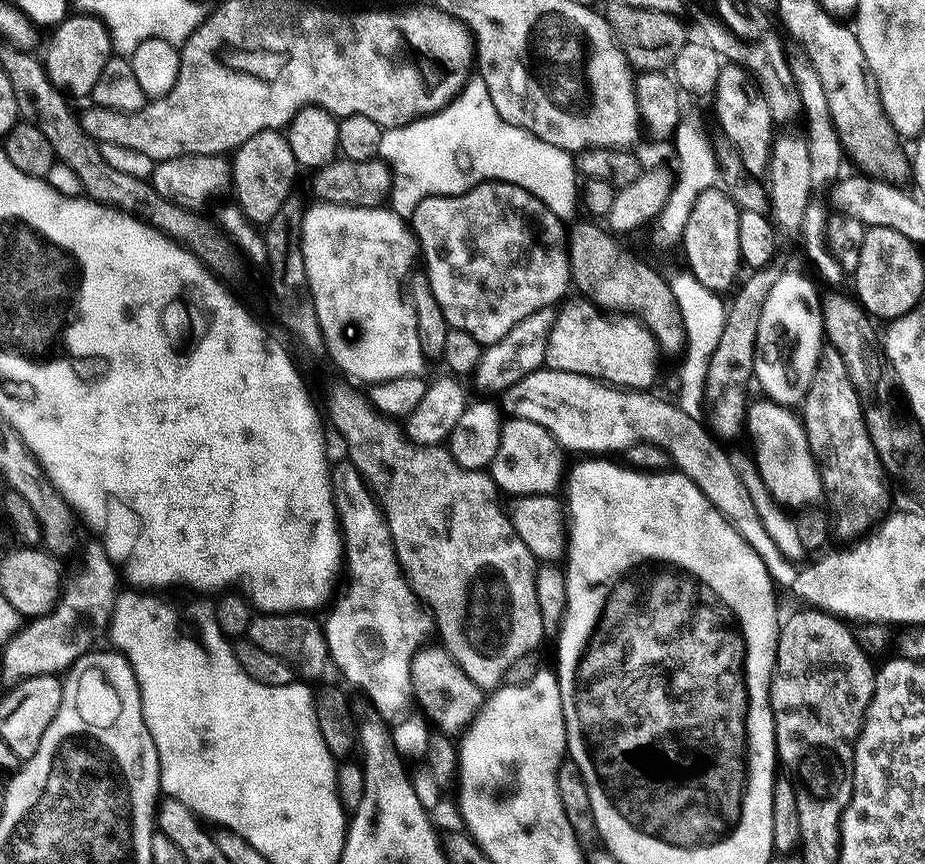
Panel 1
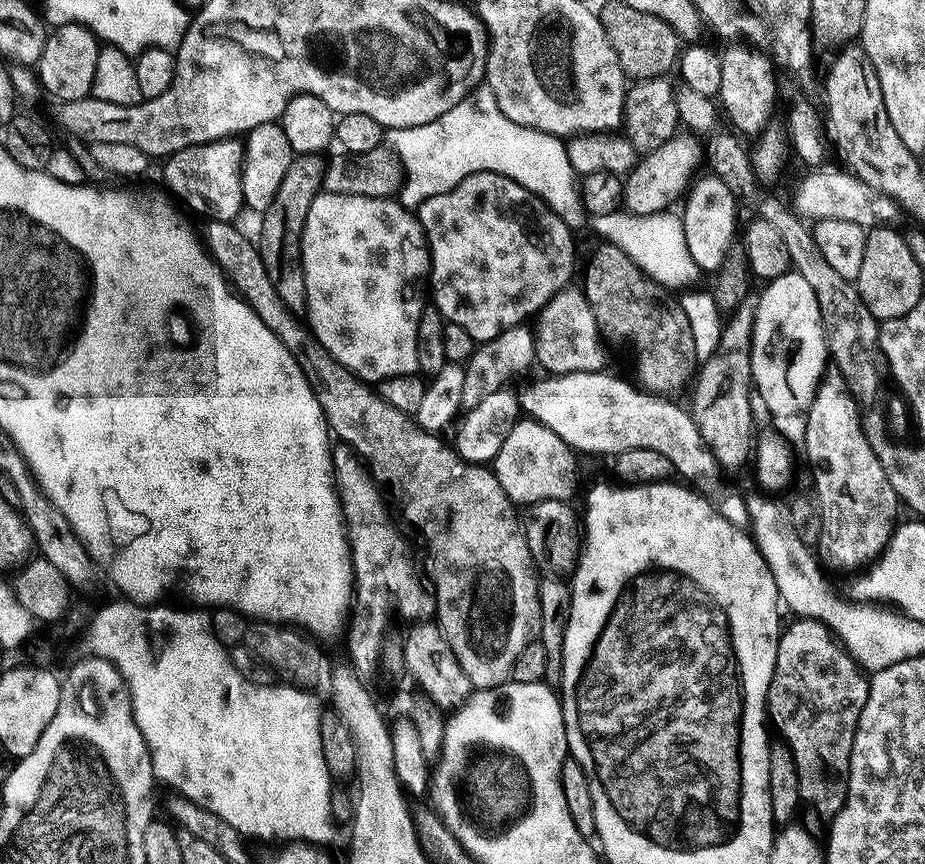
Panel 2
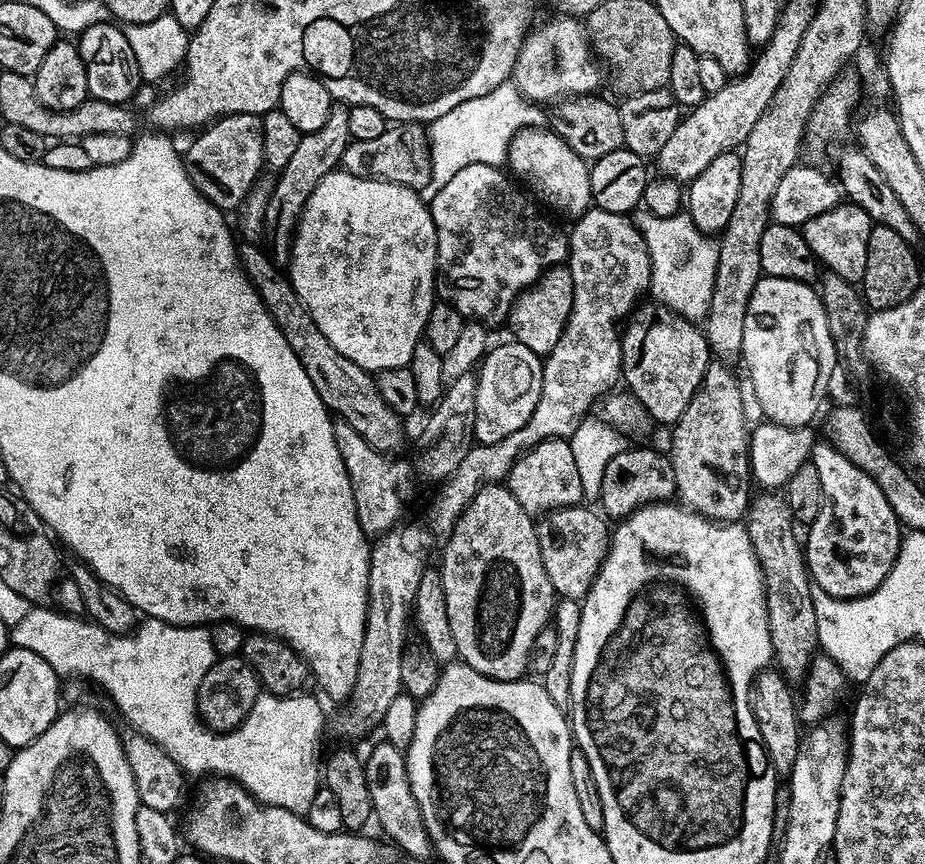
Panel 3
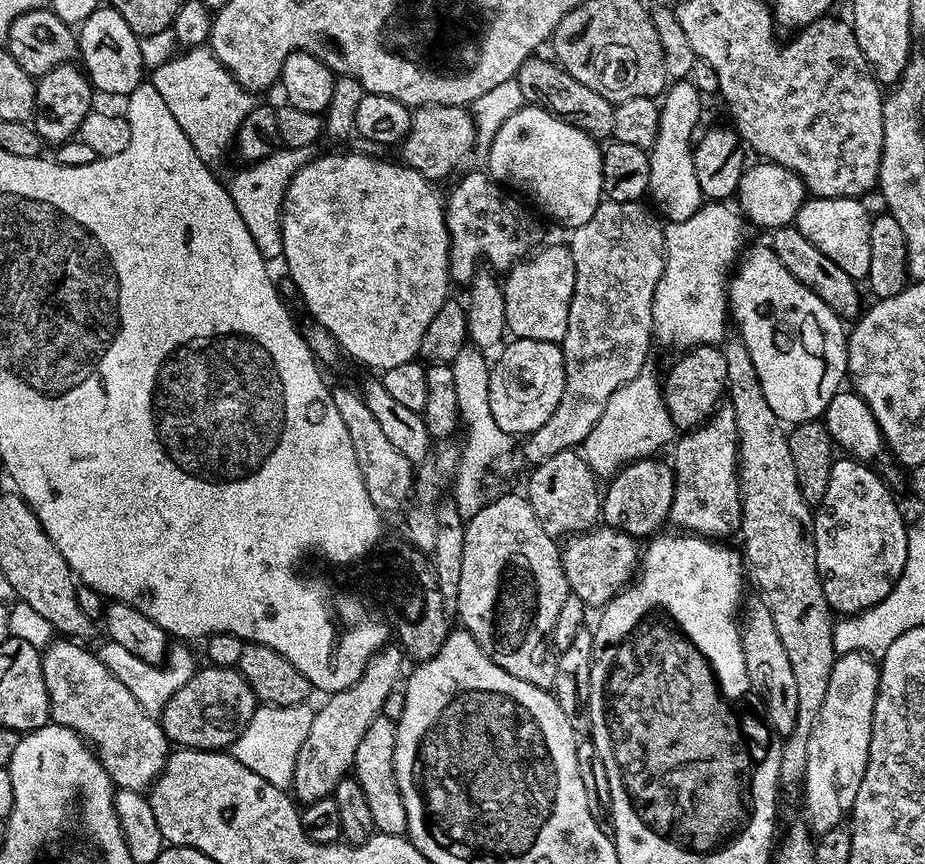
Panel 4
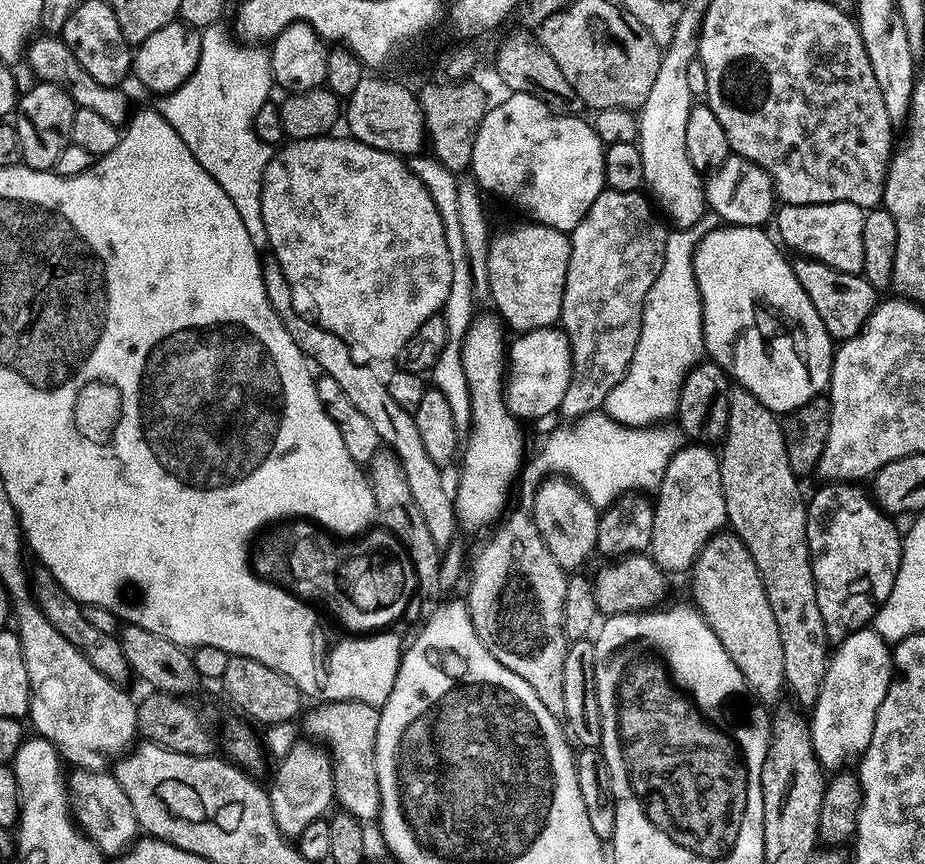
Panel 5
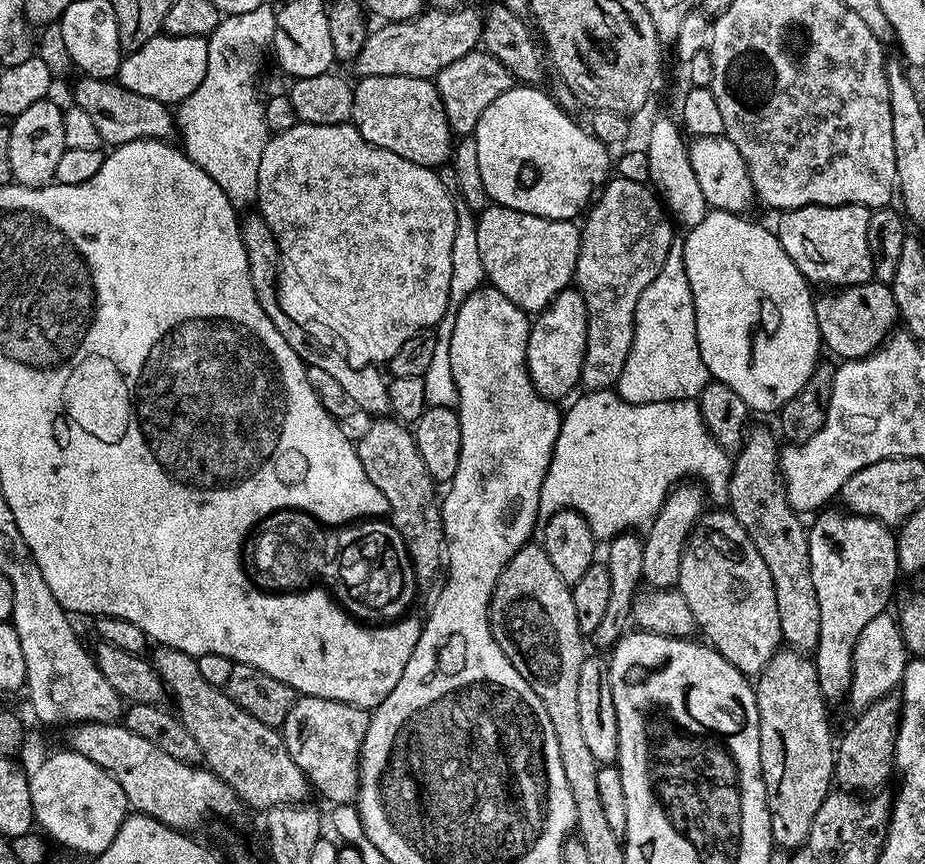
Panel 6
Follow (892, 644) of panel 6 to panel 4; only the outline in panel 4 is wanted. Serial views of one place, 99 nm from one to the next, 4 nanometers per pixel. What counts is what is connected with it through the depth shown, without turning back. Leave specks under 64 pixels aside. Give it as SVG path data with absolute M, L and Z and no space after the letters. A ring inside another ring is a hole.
M846 652L835 657L830 670L829 686L826 698L818 712L817 720L810 731L809 745L806 748L806 770L802 781L804 790L804 812L806 823L813 833L828 832L837 827L843 816L847 817L856 801L858 786L862 786L862 774L866 774L866 762L870 754L870 730L874 702L878 692L880 670L877 661L863 652Z

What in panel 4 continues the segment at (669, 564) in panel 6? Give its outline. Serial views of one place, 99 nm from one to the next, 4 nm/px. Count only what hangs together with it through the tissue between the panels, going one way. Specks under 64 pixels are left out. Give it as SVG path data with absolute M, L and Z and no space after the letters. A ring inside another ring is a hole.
M717 411L707 422L685 431L671 449L670 467L674 478L674 498L668 520L676 523L681 533L695 534L705 538L724 538L737 531L740 526L740 480L738 477L738 445L736 442L736 421L731 411Z

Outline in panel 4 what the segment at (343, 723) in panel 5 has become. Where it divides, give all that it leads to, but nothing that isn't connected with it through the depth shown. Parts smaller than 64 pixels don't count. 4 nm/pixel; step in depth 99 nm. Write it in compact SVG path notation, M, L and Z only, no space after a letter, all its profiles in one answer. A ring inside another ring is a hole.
M381 714L372 719L372 724L362 734L362 740L356 747L354 761L354 777L362 788L366 804L370 806L373 815L373 826L376 832L385 832L391 836L405 835L404 807L400 798L400 791L396 786L396 779L392 770L394 758L394 738L396 725L387 716Z

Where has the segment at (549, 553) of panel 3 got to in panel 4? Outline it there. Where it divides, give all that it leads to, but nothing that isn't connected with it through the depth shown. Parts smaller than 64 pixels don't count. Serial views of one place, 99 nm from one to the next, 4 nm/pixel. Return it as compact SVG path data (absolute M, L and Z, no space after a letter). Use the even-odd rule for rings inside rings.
M593 526L587 532L567 537L558 555L560 569L564 572L571 595L579 598L589 609L603 609L604 605L633 579L634 569L638 564L636 544L637 541L625 532L607 526Z

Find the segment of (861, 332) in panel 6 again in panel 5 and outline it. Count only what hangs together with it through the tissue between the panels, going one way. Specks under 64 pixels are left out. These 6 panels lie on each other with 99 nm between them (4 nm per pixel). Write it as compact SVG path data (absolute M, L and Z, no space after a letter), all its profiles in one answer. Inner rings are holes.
M807 258L793 259L791 266L802 290L806 290L810 302L814 302L814 310L818 310L833 341L846 341L862 331L878 303L878 289L870 286L865 276L854 272L839 272L834 270L834 266Z

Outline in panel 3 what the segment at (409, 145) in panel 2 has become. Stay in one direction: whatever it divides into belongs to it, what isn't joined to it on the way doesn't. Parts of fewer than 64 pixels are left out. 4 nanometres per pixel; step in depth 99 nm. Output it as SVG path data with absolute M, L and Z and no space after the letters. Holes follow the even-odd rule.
M505 82L478 98L454 106L450 114L442 114L442 118L431 121L426 133L427 163L433 185L450 182L458 170L471 164L503 165L512 137L529 126L539 125L536 123L540 120L540 112L536 108L539 107L524 100L511 83Z

